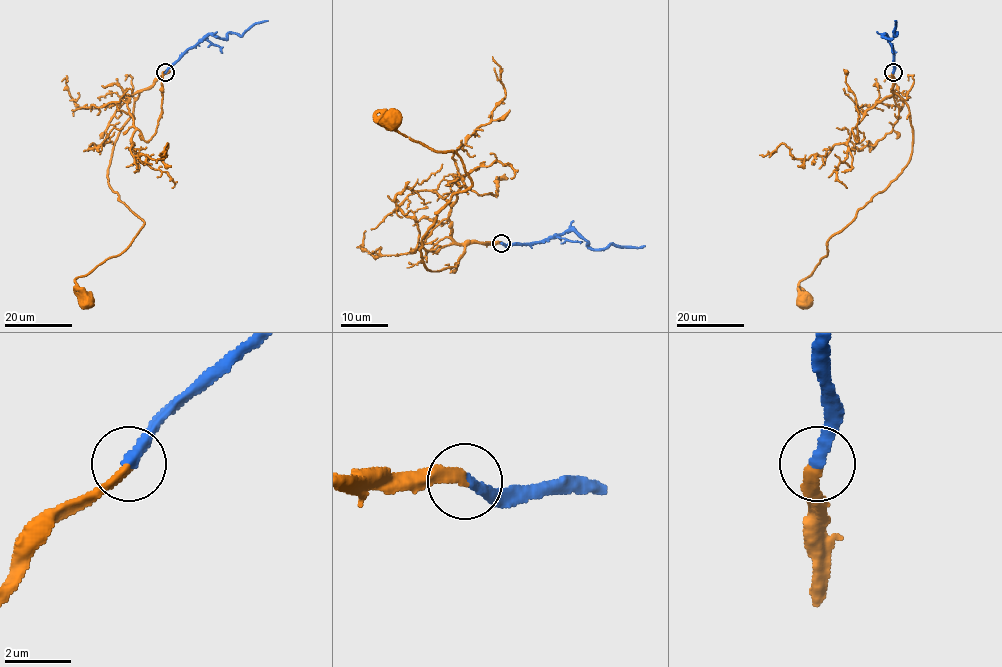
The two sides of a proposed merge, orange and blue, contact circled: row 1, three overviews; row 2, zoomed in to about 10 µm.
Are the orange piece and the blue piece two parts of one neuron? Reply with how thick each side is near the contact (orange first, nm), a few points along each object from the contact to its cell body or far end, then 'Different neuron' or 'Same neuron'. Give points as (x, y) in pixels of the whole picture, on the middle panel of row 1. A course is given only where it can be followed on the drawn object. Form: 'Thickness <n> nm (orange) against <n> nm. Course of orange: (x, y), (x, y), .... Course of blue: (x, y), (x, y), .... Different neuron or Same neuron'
Thickness 320 nm (orange) against 320 nm. Course of orange: (501, 243), (469, 243), (456, 265), (425, 266), (422, 237), (471, 179), (455, 152), (375, 115), (391, 121). Course of blue: (501, 243), (533, 244), (573, 231), (592, 249), (612, 244), (626, 247), (645, 245). Same neuron

